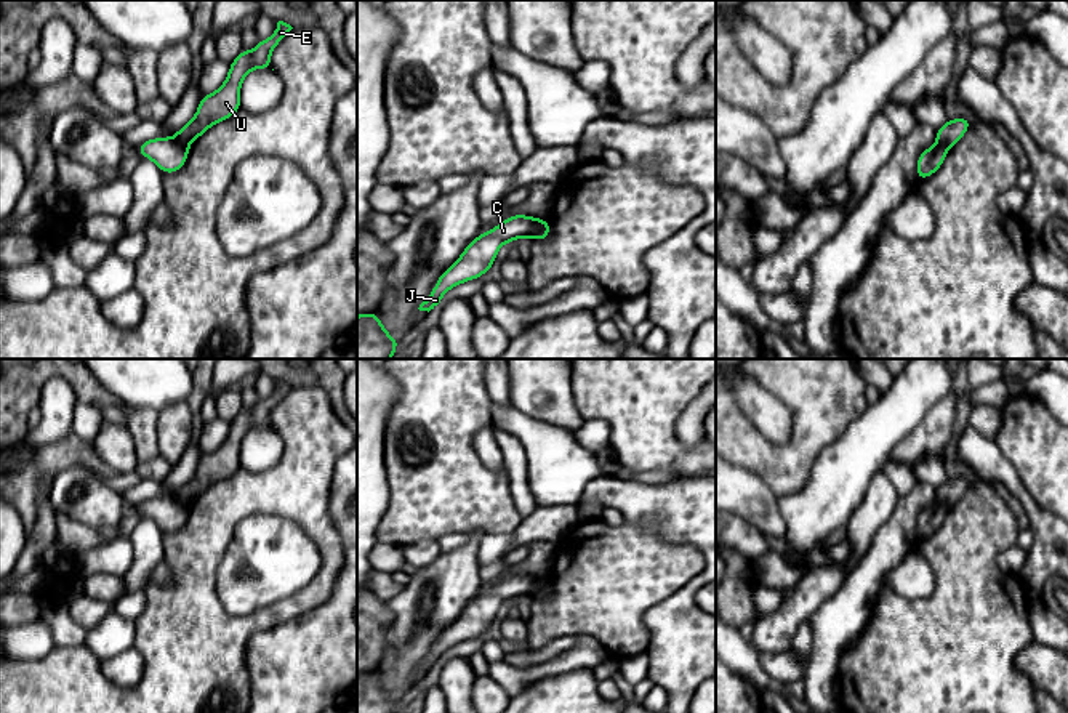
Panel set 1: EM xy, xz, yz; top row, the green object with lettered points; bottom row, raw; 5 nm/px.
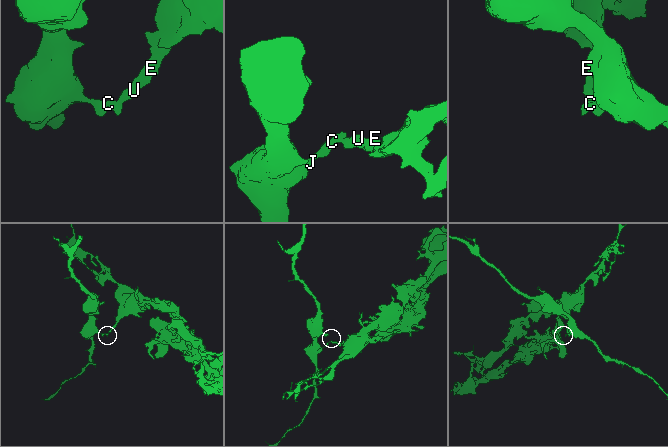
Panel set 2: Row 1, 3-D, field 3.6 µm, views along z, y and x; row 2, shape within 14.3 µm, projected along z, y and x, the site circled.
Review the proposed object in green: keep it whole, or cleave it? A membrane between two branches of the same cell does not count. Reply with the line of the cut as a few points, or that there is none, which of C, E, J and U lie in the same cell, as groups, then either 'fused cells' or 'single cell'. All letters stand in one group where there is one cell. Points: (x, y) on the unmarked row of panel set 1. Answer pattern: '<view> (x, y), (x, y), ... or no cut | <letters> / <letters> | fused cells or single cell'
xz (543, 579), (532, 595) | C J / E U | fused cells

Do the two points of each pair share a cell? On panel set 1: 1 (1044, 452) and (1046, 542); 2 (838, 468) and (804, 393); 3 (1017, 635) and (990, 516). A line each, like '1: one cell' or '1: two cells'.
1: two cells
2: two cells
3: one cell

